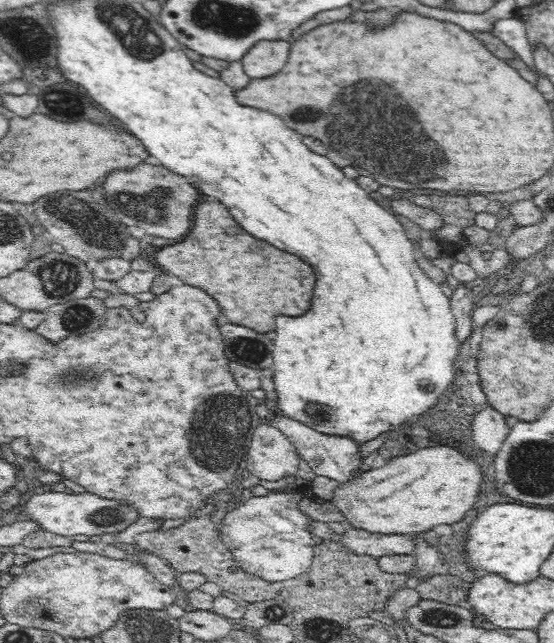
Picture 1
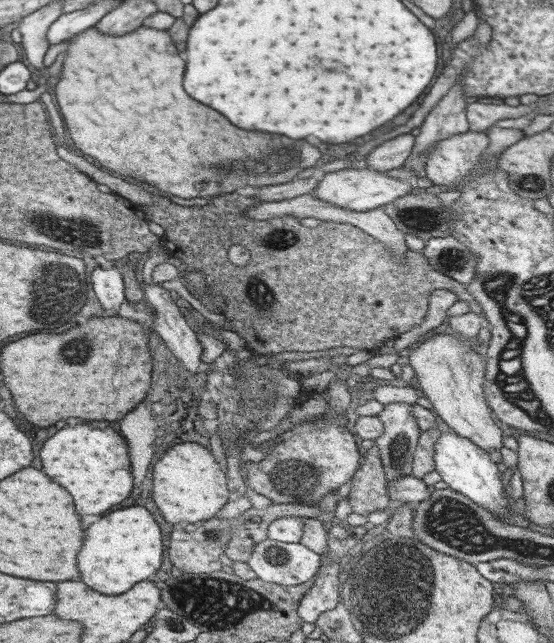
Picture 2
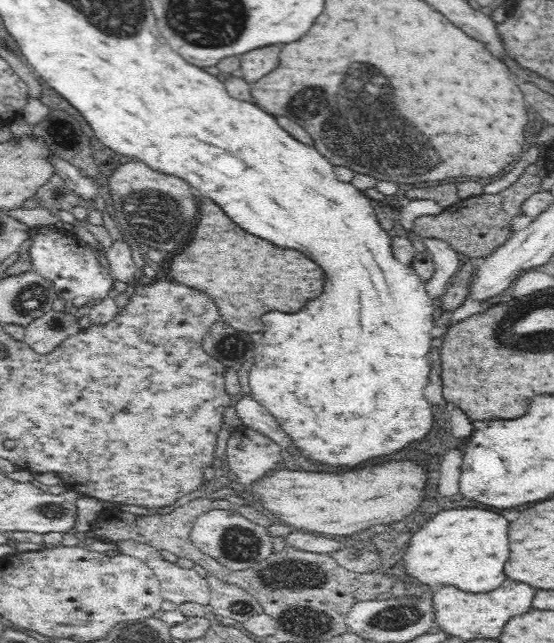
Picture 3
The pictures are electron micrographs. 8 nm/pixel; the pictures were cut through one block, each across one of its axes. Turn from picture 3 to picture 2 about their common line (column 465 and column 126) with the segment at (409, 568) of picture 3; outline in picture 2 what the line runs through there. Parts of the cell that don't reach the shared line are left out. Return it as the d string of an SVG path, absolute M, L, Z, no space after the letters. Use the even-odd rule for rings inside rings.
M143 506L111 512L91 524L85 534L85 544L77 554L81 578L92 590L106 596L123 595L137 584L153 578L163 562L163 532L153 514Z

